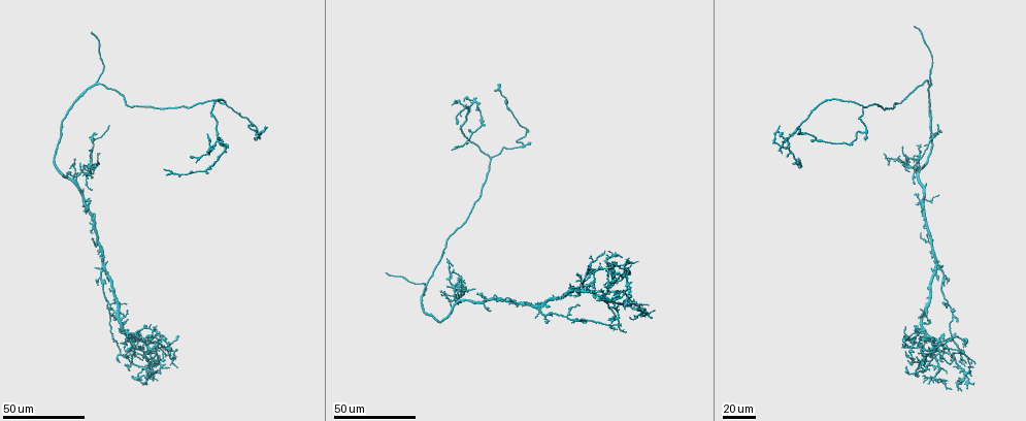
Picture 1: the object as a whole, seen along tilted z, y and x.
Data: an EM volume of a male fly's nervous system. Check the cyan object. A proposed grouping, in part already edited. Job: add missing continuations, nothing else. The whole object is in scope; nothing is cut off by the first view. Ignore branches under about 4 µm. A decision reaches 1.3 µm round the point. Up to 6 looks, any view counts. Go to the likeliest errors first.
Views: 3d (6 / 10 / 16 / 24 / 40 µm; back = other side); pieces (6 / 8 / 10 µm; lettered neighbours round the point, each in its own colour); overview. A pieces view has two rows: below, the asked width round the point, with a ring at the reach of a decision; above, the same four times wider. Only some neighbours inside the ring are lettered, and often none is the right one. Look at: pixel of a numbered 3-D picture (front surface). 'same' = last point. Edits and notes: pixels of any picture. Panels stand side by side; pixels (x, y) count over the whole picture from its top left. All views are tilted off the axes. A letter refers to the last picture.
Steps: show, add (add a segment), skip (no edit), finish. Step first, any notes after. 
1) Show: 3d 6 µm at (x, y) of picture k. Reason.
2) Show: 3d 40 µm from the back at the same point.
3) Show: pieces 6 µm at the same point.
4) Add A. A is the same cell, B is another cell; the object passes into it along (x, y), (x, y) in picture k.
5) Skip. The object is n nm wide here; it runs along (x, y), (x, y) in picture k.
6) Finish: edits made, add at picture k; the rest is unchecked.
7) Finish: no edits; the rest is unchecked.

Show: 3d 40 µm at (387, 271) of picture 1. Branch stops here.

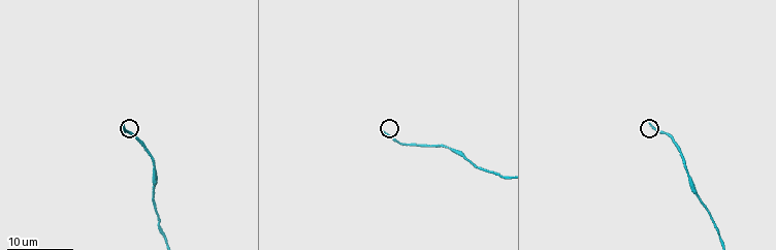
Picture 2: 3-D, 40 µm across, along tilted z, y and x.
Show: pieces 10 µm at (652, 124) of picture 2.

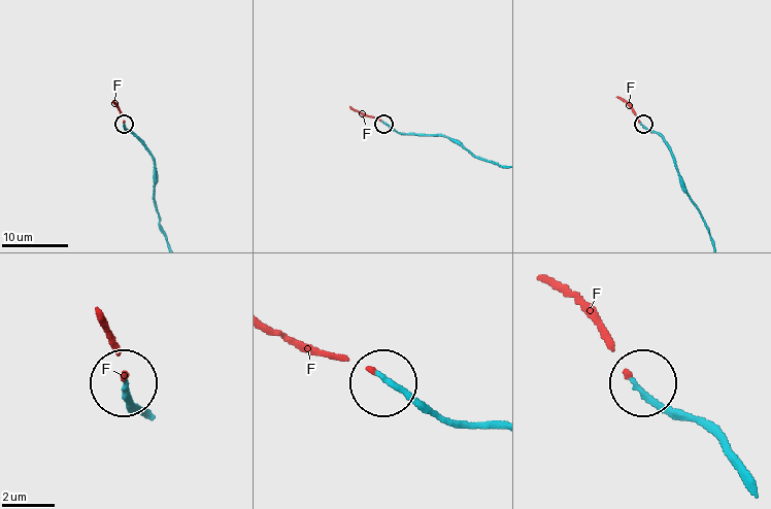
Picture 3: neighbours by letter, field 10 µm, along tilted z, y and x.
Add F. F is the same cell; the object passes into it along (661, 136), (639, 122), (631, 106), (617, 96) in picture 3; the neuron continues.

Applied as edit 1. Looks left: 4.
Show: overview.

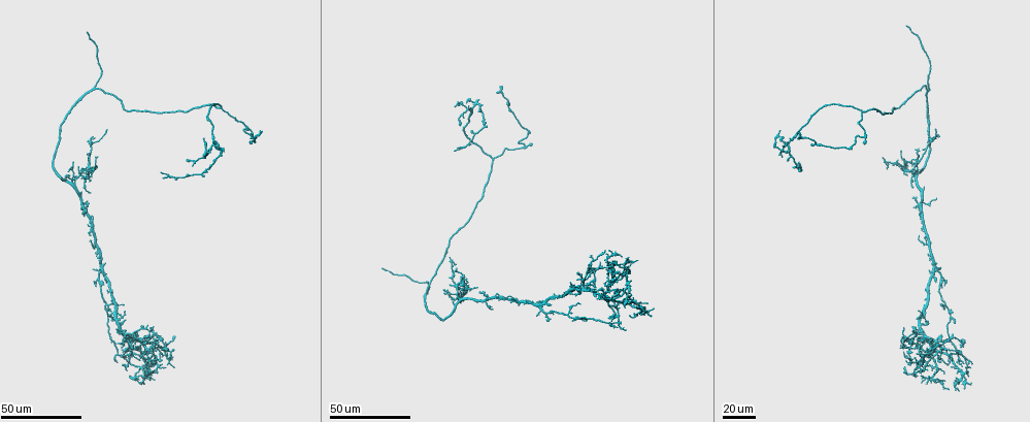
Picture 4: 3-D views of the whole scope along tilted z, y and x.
Show: 3d 40 µm at (907, 26) of picture 4. End of a long branch.

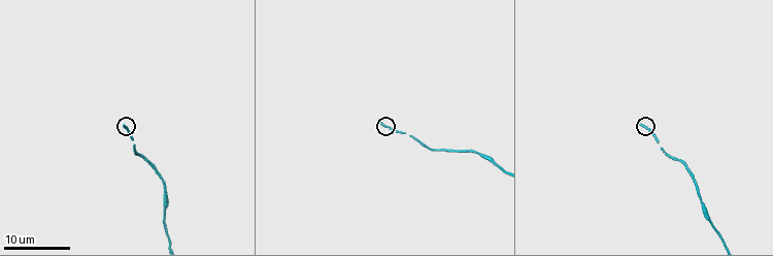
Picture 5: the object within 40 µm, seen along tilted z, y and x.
Show: pieces 8 µm at (122, 123) of picture 5.

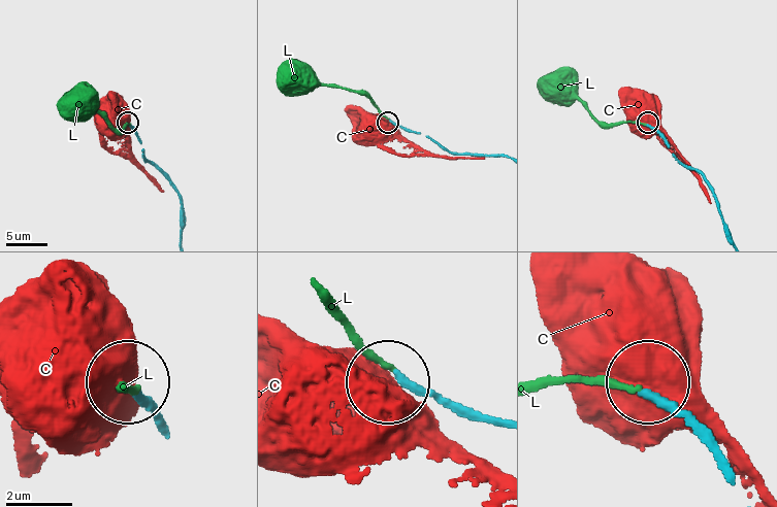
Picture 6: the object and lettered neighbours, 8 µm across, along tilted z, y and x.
Add L. L is the same cell, C is another cell; the object passes into it along (141, 140), (129, 124), (116, 129), (64, 101) in picture 6; it goes on there.

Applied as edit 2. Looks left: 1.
Finish: edits made, add at picture 3, add at picture 6; the rest is unchecked.

